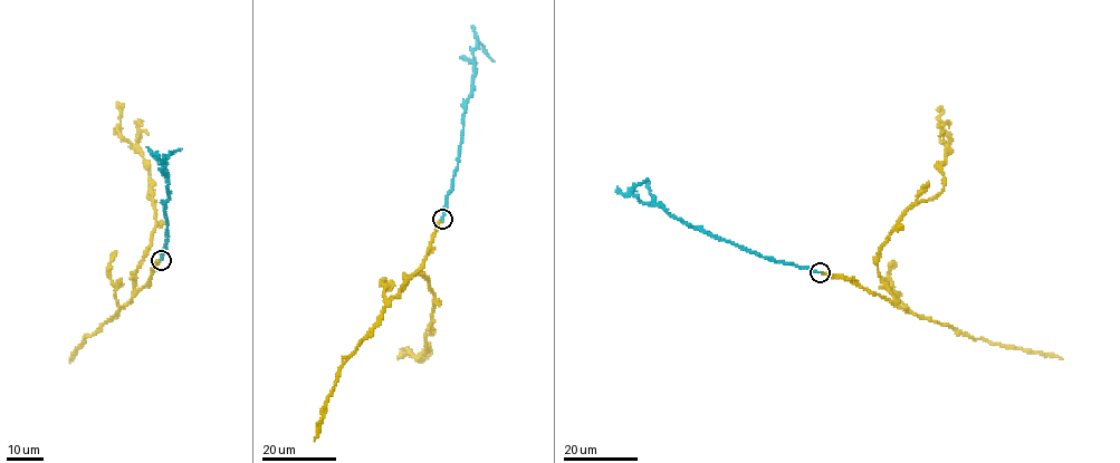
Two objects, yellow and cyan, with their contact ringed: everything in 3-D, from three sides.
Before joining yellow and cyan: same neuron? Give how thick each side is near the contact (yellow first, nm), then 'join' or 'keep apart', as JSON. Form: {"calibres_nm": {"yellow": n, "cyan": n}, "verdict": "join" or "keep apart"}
{"calibres_nm": {"yellow": 190, "cyan": 260}, "verdict": "join"}

